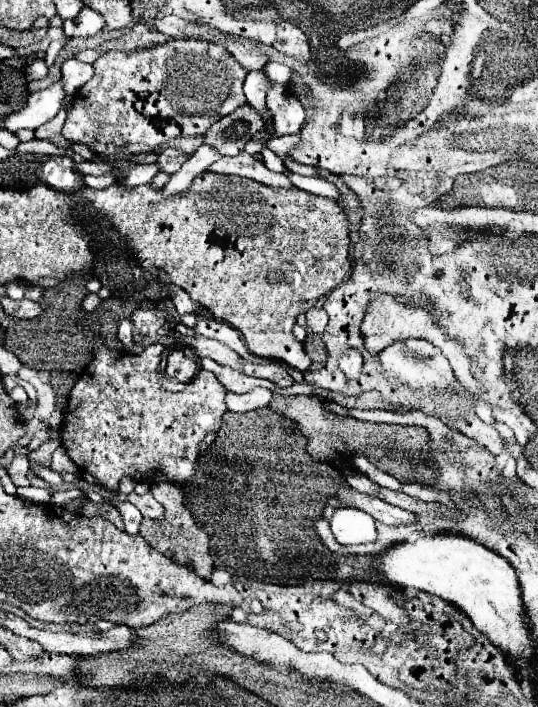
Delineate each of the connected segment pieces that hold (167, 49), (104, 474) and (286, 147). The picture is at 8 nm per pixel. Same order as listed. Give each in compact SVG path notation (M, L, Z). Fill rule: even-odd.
M180 38L132 52L112 50L94 62L92 80L76 92L62 134L68 140L86 144L94 152L106 156L146 154L172 138L204 134L210 124L214 124L228 112L234 112L238 106L246 104L246 96L242 90L244 78L246 70L234 60L234 56L222 44L216 42ZM106 144L114 146L116 150L106 150Z
M100 334L94 340L94 352L90 366L82 372L80 380L70 390L68 406L64 410L64 420L60 426L60 442L74 464L92 474L106 490L116 492L120 478L128 476L142 484L184 484L196 474L194 464L200 458L200 444L206 434L218 432L222 416L228 412L226 388L216 380L212 372L198 370L198 374L188 382L188 388L178 394L168 394L158 384L156 374L148 374L148 368L160 366L160 356L164 352L162 344L150 344L140 356L110 350L102 344Z
M298 134L292 136L280 136L280 138L268 138L264 142L272 152L276 152L278 156L288 156L288 152L298 146Z

